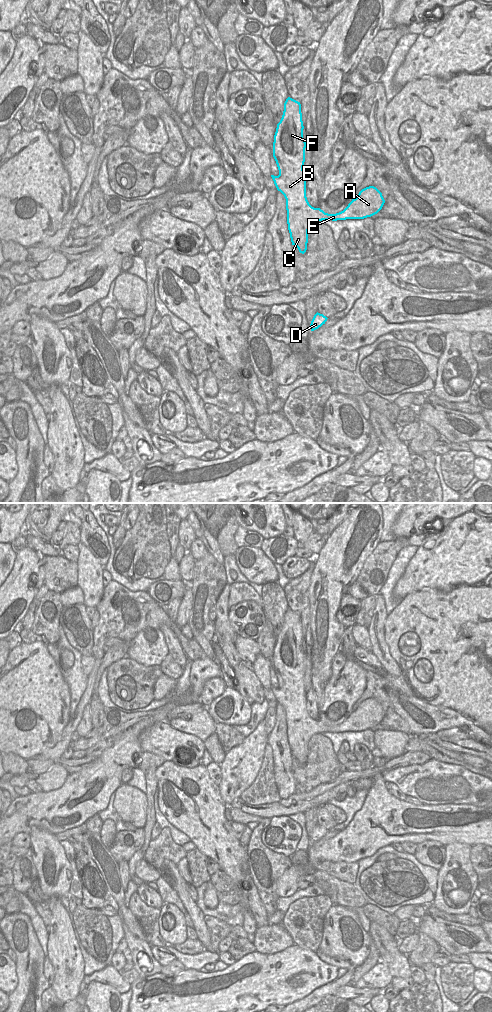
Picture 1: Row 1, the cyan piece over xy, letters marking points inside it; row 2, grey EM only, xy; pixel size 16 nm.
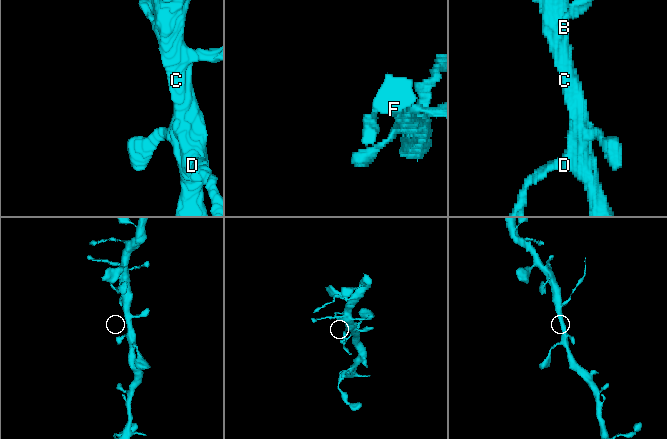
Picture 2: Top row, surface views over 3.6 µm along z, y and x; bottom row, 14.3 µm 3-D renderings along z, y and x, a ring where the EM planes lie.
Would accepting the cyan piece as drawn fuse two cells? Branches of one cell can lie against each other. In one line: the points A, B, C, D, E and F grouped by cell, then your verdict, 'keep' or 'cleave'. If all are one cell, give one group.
A B C D E F | keep

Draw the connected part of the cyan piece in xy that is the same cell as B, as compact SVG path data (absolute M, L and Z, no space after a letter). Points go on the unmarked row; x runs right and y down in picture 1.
M288 609L284 615L284 623L277 636L273 654L273 669L276 673L279 687L271 687L274 696L286 711L287 736L292 757L304 766L307 762L308 742L314 734L322 732L364 731L377 726L383 719L385 712L382 705L374 698L362 701L355 711L341 724L325 725L320 720L312 719L306 709L306 692L304 689L304 674L306 654L303 651L303 633L300 614Z

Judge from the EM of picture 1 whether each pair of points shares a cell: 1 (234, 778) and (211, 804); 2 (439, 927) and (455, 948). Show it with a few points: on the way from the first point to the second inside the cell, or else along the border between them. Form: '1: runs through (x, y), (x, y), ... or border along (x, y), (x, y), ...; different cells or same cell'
1: border along (217, 786), (220, 797), (227, 804); different cells
2: runs through (444, 932), (455, 943); same cell

